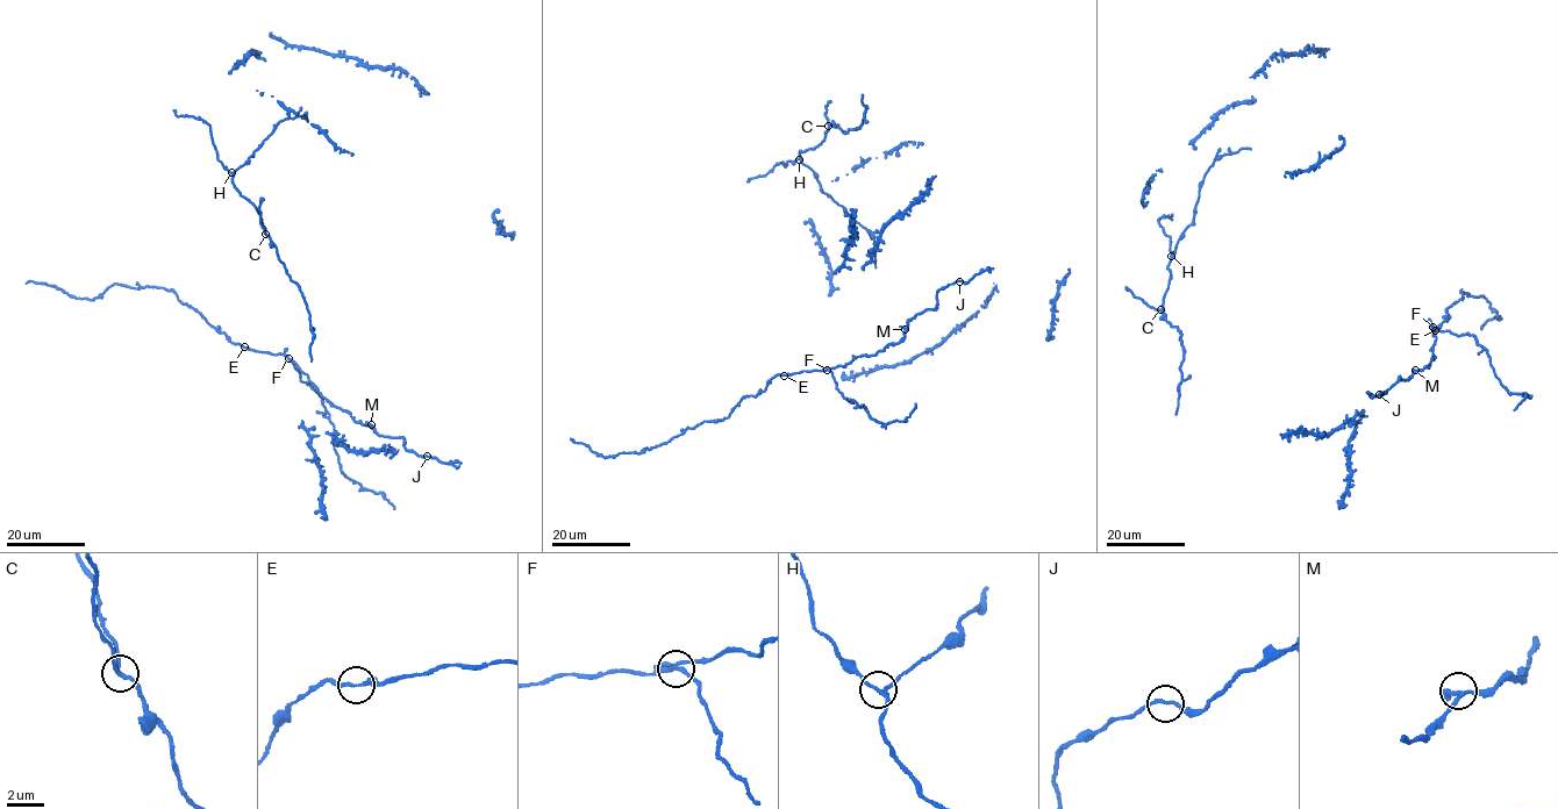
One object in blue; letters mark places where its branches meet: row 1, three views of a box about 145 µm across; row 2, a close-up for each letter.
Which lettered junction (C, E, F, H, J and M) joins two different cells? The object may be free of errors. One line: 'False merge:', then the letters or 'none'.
False merge: F

